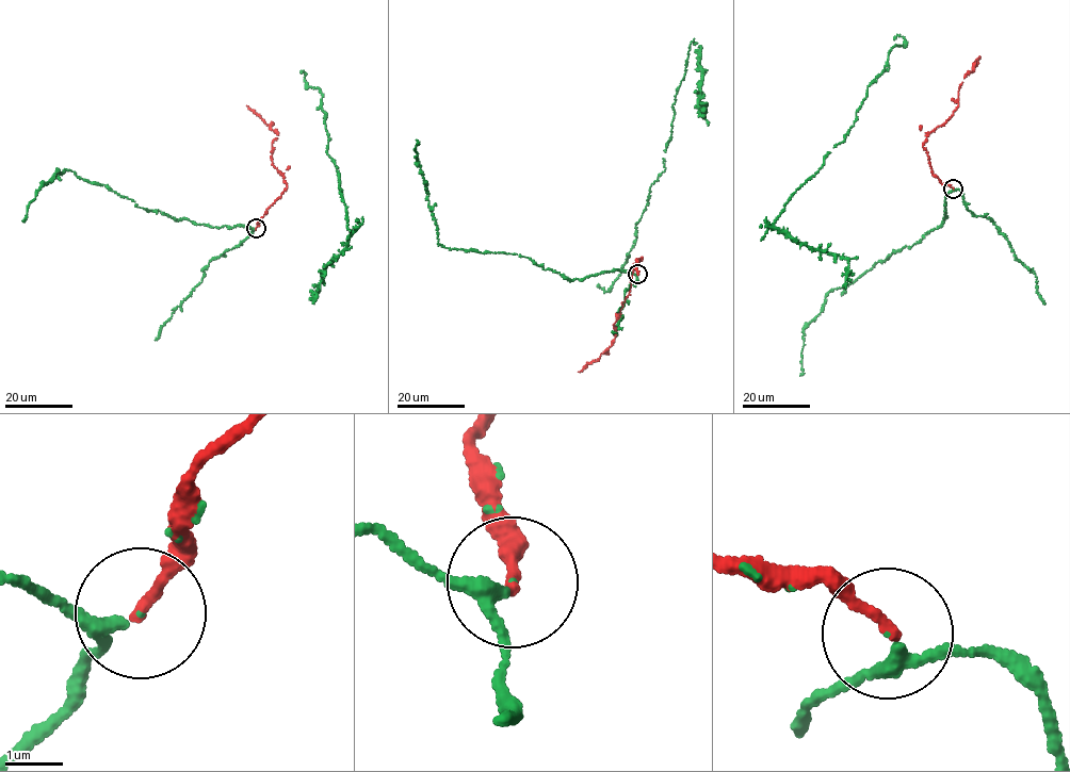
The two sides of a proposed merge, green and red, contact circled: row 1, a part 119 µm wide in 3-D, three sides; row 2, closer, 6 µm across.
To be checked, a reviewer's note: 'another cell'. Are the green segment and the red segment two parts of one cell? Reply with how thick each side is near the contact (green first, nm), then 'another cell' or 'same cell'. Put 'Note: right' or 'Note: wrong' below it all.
170 nm thick on the green side, 190 nm on the other; same cell
Note: wrong

